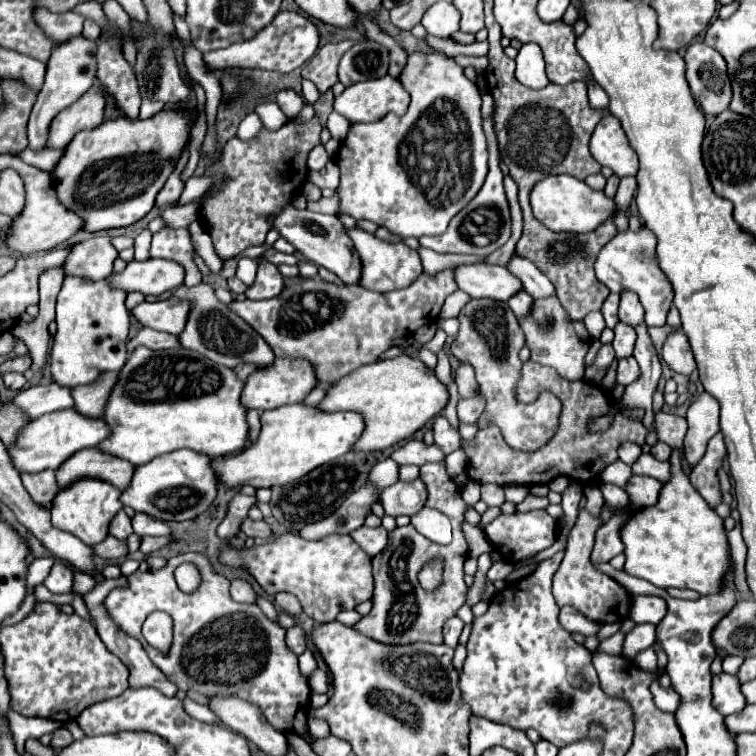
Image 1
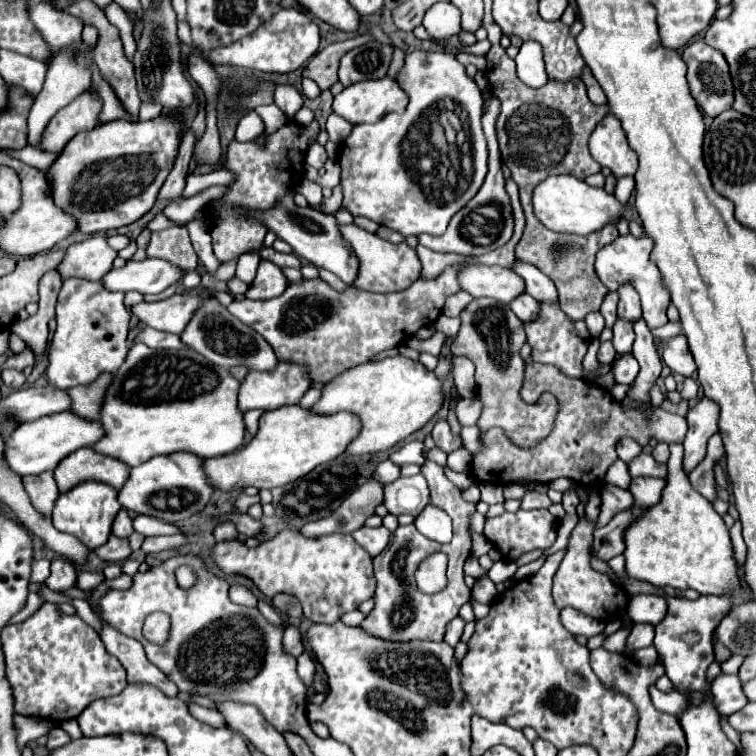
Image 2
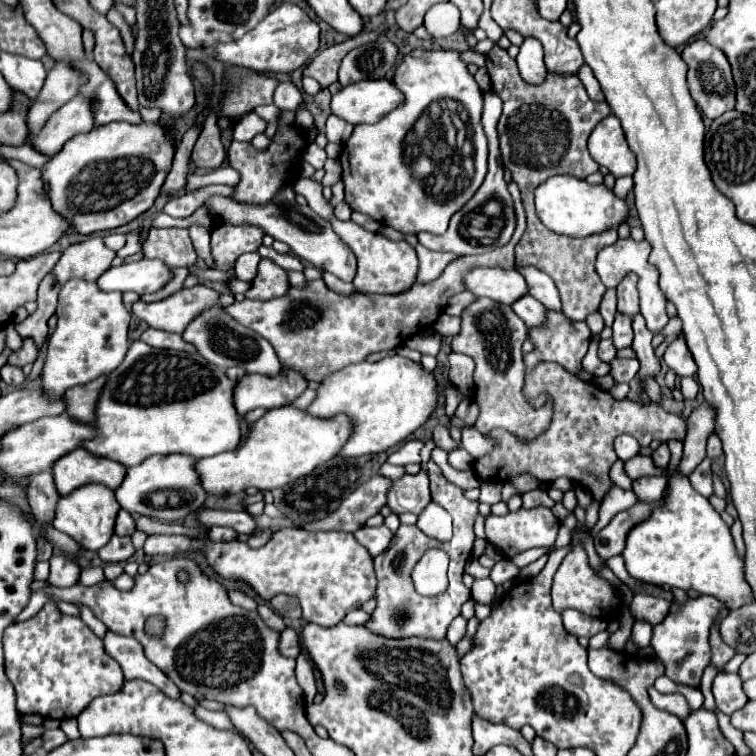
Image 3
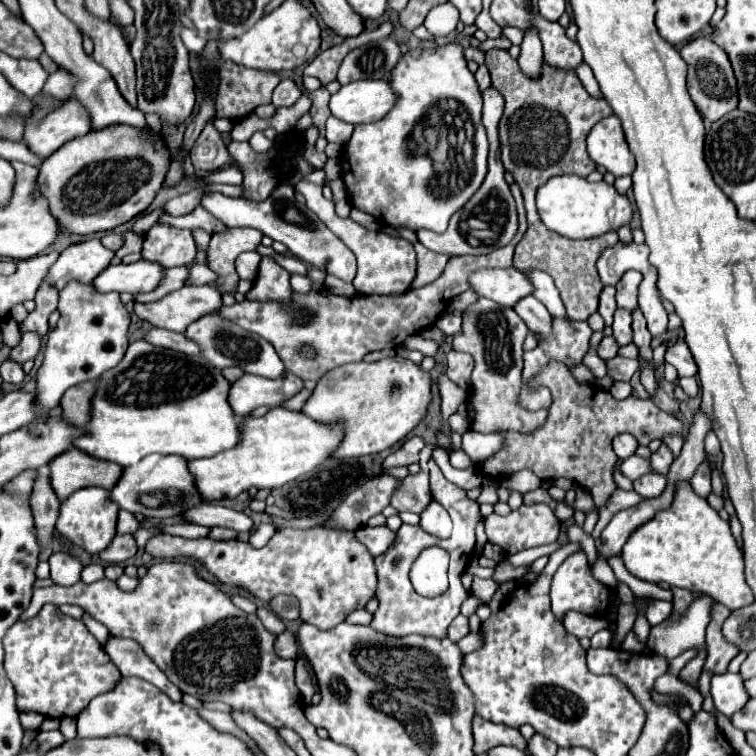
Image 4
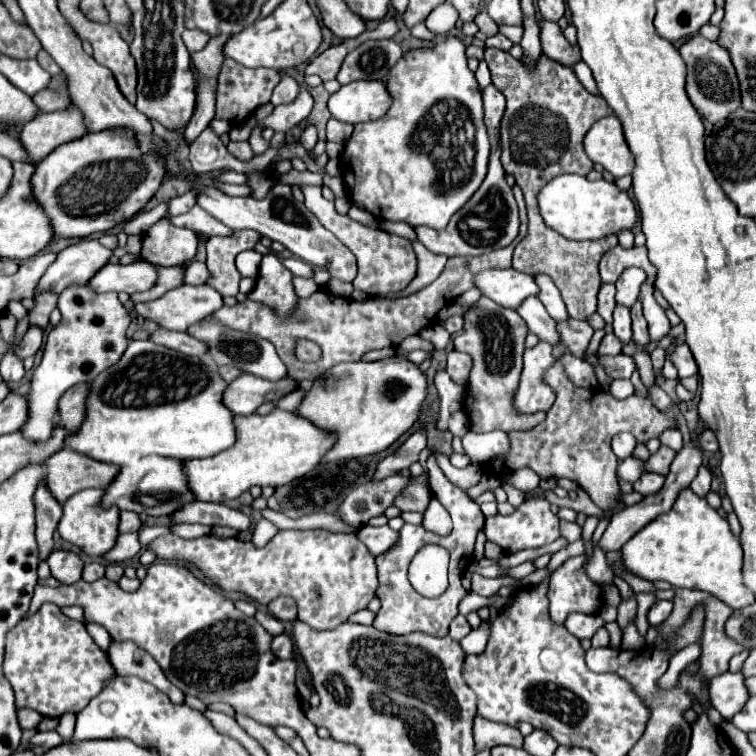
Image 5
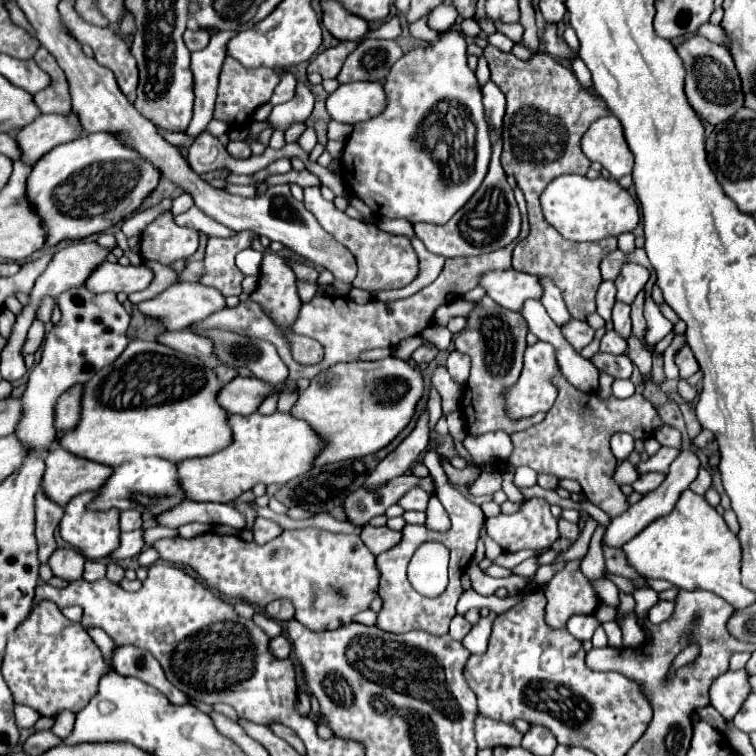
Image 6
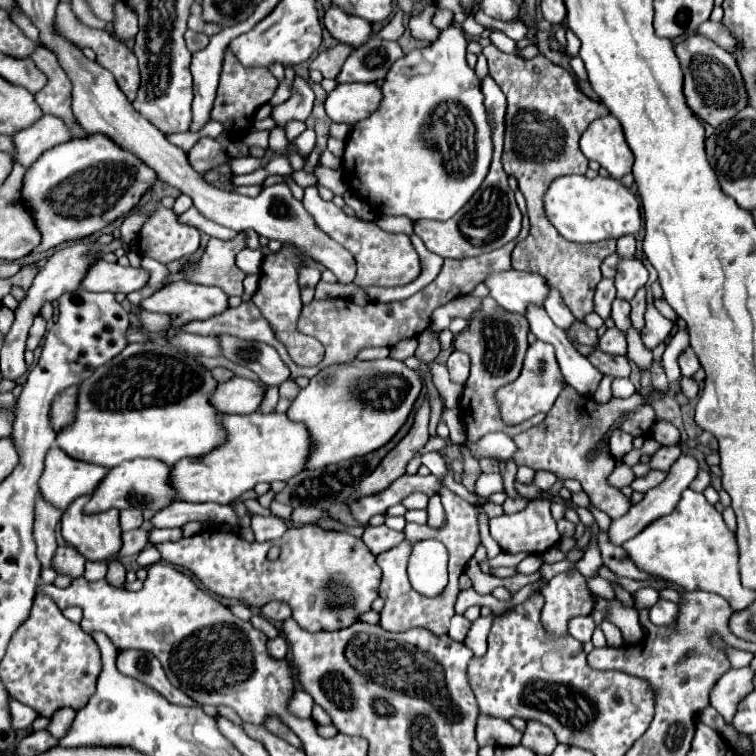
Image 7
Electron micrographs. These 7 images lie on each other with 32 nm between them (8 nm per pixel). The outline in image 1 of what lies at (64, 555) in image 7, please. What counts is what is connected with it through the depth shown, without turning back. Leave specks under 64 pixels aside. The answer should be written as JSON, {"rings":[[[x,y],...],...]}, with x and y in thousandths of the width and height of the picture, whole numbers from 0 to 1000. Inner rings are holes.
{"rings":[[[74,741],[66,754],[66,762],[58,767],[58,775],[74,786],[90,786],[95,780],[95,767],[98,767],[95,749],[90,749],[85,741]]]}

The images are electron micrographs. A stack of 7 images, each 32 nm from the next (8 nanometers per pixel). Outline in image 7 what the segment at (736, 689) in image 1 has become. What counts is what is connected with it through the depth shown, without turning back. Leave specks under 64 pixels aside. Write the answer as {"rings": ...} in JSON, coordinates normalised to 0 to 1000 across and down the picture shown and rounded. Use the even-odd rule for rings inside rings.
{"rings":[[[968,884],[963,886],[944,907],[939,931],[955,944],[955,950],[966,958],[974,942],[974,931],[984,923],[984,918],[997,913],[997,886],[995,884]]]}

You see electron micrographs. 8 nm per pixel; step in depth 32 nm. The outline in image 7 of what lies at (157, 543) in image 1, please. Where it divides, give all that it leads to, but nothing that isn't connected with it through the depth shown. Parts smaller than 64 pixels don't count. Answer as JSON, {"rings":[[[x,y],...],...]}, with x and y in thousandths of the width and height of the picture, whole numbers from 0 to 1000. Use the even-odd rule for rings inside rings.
{"rings":[[[397,696],[384,698],[370,714],[362,717],[325,717],[320,709],[304,701],[270,701],[265,706],[257,706],[251,712],[241,712],[235,717],[214,717],[206,720],[206,725],[214,733],[214,741],[251,754],[265,772],[283,788],[299,791],[299,794],[315,794],[323,796],[331,804],[344,804],[360,794],[378,796],[386,804],[386,817],[397,825],[397,831],[407,836],[439,836],[460,831],[463,825],[474,823],[474,817],[489,807],[492,796],[500,791],[500,775],[503,775],[503,749],[497,746],[497,735],[487,730],[484,720],[450,701],[429,701],[423,696]],[[357,722],[370,725],[368,741],[357,743],[352,738],[352,730]]]}

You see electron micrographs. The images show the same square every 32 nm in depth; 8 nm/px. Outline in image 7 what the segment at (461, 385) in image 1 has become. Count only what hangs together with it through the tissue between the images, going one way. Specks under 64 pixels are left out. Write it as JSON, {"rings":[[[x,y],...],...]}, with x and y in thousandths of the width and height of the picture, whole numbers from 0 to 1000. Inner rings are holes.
{"rings":[[[601,463],[590,479],[593,489],[595,489],[595,503],[603,508],[614,508],[619,503],[619,492],[622,492],[622,474],[614,466]]]}

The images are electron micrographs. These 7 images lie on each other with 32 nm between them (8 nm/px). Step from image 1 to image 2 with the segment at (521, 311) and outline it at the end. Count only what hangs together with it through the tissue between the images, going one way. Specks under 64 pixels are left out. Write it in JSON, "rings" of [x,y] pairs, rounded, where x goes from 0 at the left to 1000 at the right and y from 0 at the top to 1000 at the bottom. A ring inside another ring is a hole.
{"rings":[[[698,389],[685,392],[685,397],[677,397],[675,407],[690,426],[709,426],[714,418],[714,402]]]}

